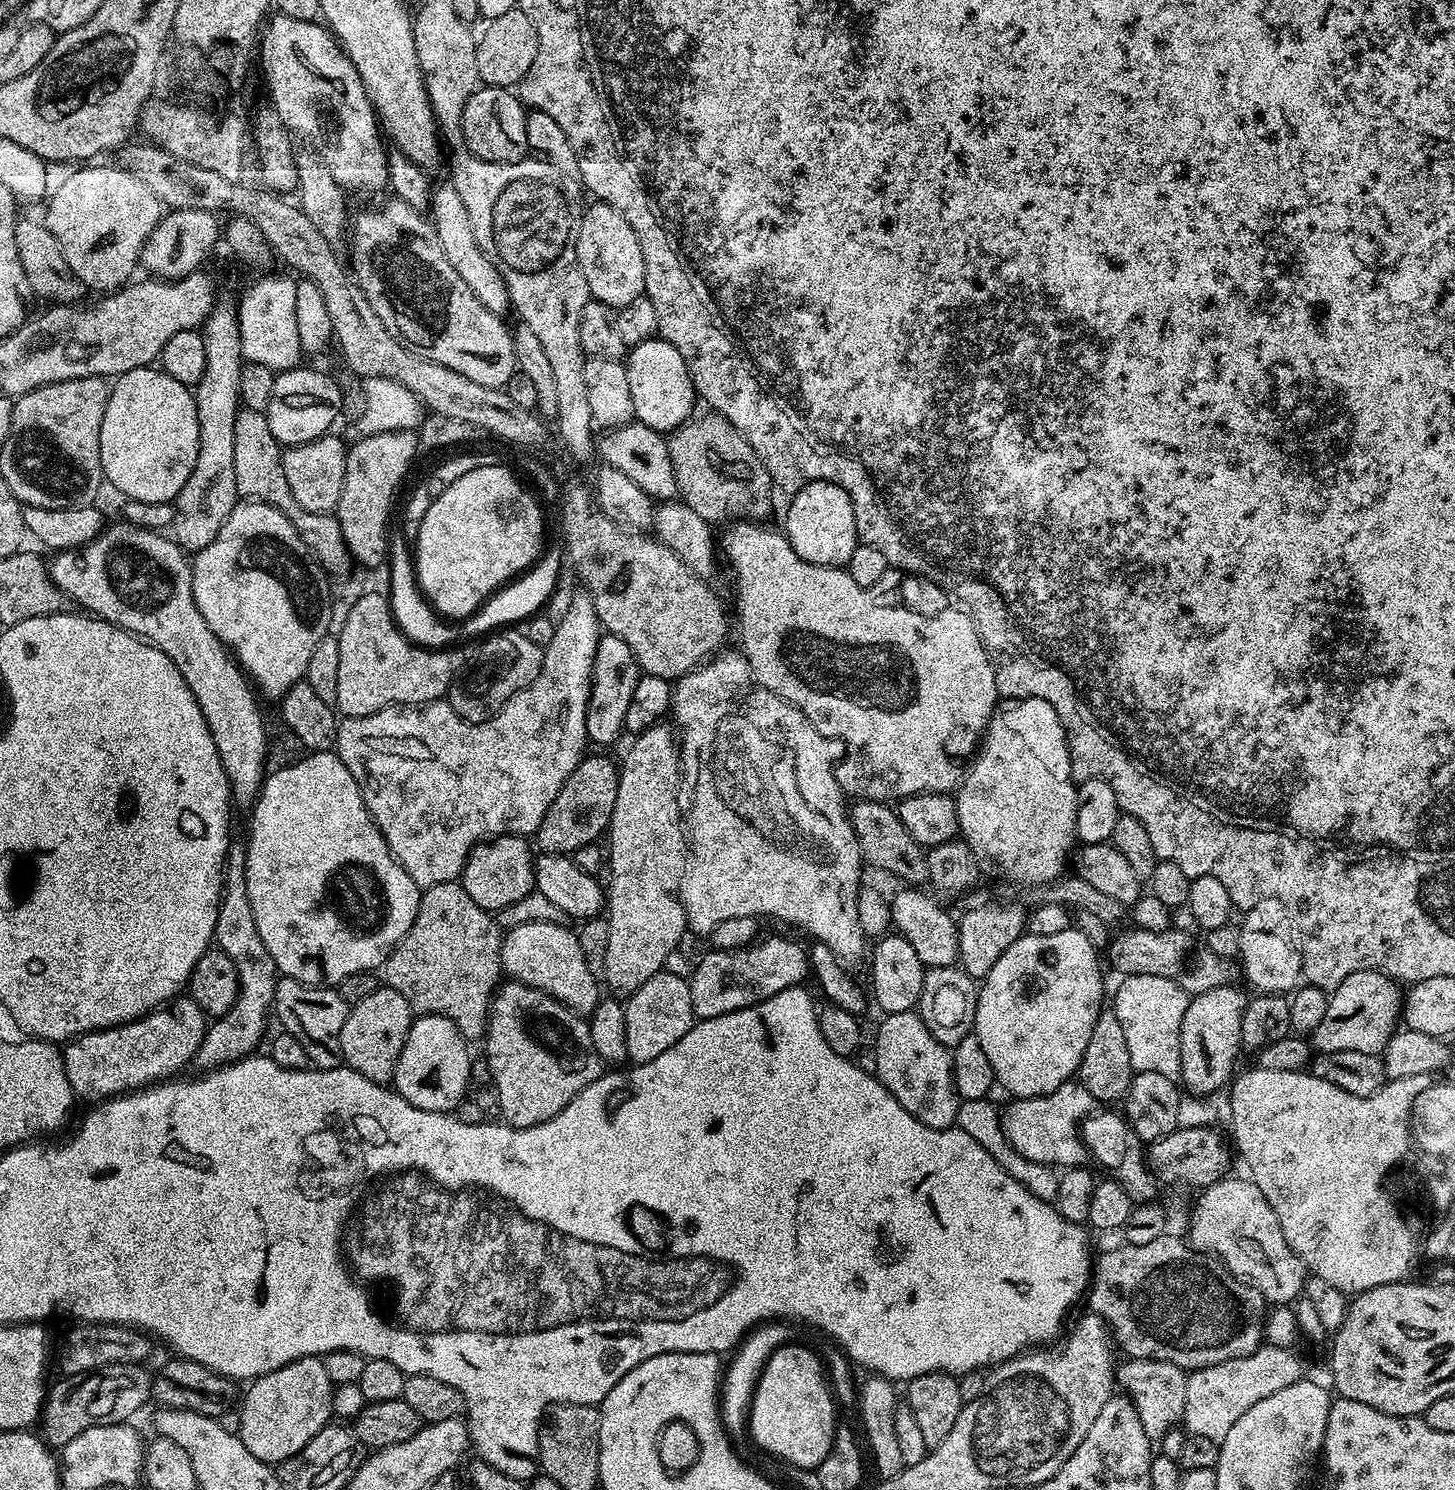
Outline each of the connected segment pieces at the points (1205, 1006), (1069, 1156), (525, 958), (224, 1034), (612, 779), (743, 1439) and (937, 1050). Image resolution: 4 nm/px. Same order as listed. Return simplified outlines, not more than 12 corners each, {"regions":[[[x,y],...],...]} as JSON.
{"regions":[[[1227,984],[1188,1001],[1180,1080],[1197,1097],[1233,1079],[1249,1001]],[[1078,1082],[1004,1108],[1009,1142],[1060,1170],[1090,1160],[1078,1122],[1098,1101]],[[571,927],[503,933],[500,966],[577,1016],[602,999]],[[243,867],[227,869],[214,944],[238,998],[194,1061],[253,1055],[276,999],[276,963],[254,926]],[[585,755],[534,833],[544,854],[597,843],[617,761]],[[784,1322],[751,1331],[725,1369],[720,1420],[732,1452],[755,1467],[749,1414],[765,1362],[791,1341]],[[915,1011],[883,1017],[874,1075],[918,1122],[951,1128],[952,1054]]]}

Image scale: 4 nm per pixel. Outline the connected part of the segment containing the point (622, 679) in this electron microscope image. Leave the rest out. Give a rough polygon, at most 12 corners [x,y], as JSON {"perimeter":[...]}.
{"perimeter":[[601,635],[588,739],[612,744],[642,675],[620,637]]}

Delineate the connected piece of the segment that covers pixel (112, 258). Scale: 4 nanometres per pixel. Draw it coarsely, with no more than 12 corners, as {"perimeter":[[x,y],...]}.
{"perimeter":[[80,166],[42,219],[73,277],[125,287],[162,205],[136,173]]}

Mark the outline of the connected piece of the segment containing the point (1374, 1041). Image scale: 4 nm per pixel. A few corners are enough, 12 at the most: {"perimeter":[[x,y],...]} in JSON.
{"perimeter":[[1380,971],[1331,991],[1319,1052],[1381,1055],[1403,993]]}

